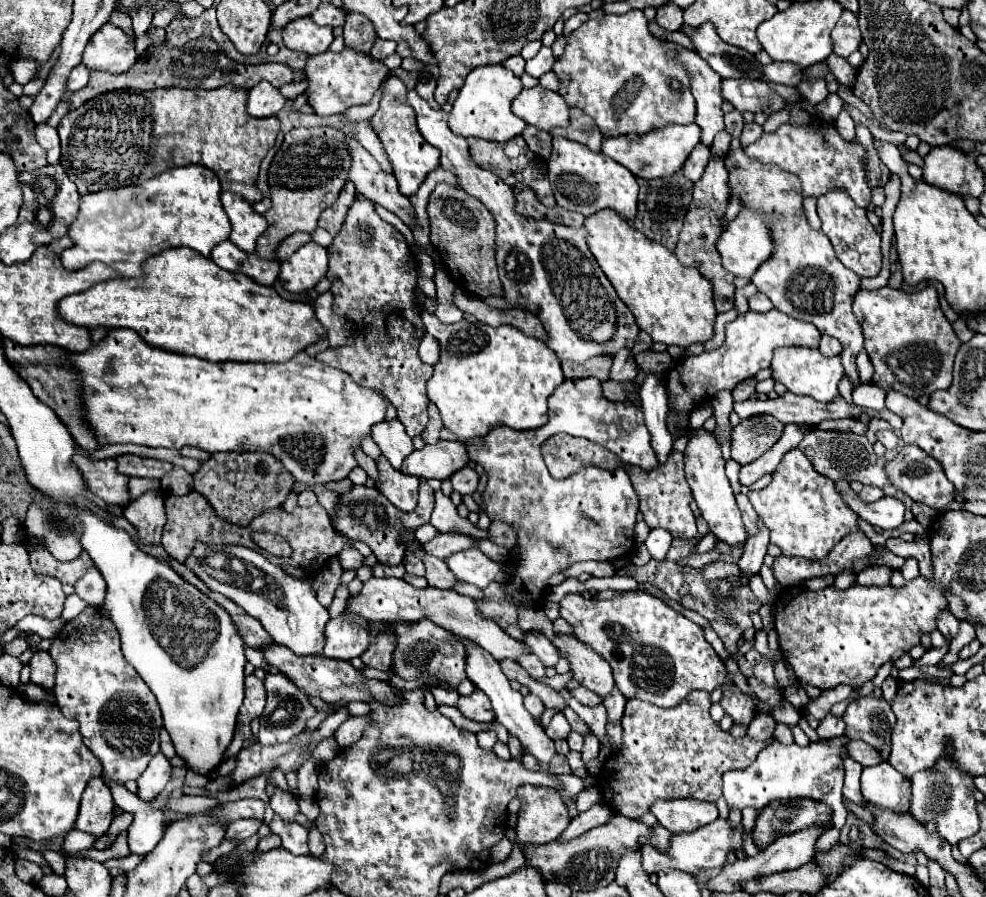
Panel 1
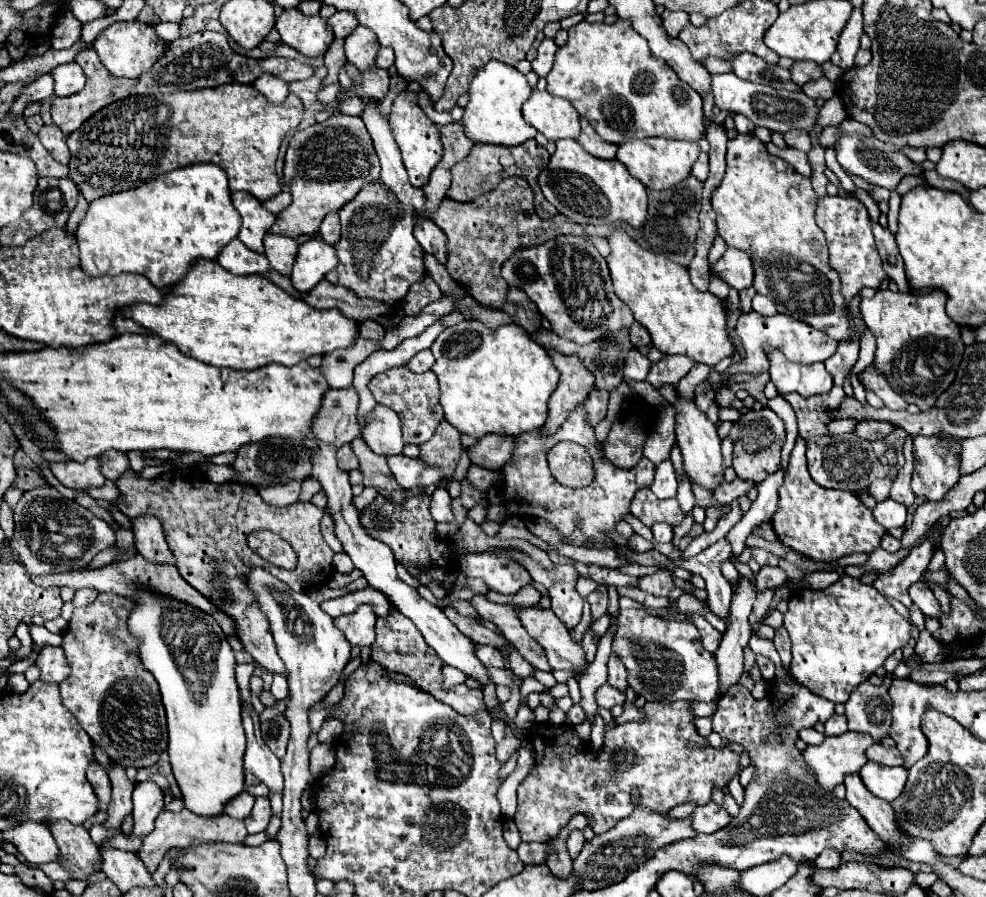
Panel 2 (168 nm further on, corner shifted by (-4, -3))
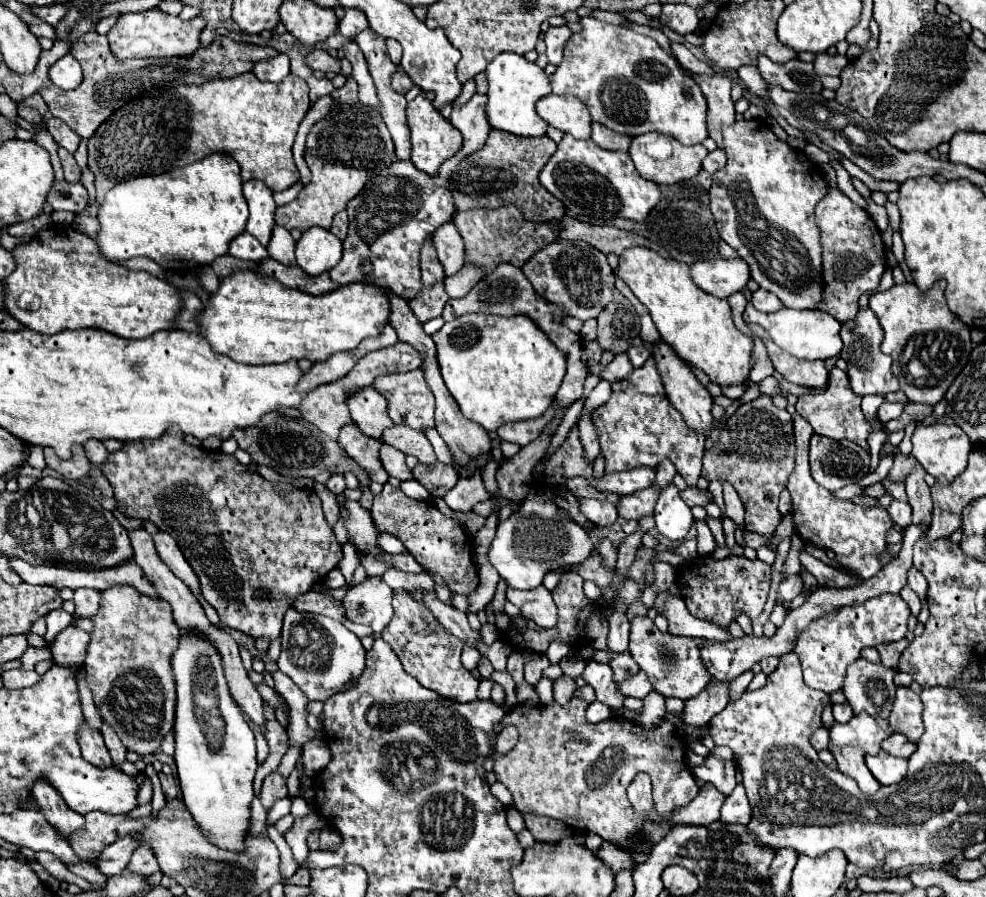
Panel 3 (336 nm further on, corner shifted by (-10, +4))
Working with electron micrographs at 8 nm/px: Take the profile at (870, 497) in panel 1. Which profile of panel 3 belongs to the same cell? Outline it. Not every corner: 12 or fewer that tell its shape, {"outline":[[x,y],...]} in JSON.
{"outline":[[896,453],[888,479],[902,483],[904,477],[914,469],[912,455],[906,457]]}

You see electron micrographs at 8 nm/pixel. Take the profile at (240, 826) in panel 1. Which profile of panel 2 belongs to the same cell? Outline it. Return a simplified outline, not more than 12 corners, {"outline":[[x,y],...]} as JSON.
{"outline":[[256,798],[244,820],[248,834],[264,832],[272,810],[268,798]]}

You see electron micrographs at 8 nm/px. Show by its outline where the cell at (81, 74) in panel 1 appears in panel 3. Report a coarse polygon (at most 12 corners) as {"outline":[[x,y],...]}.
{"outline":[[72,55],[52,65],[50,79],[60,89],[82,83],[82,67]]}

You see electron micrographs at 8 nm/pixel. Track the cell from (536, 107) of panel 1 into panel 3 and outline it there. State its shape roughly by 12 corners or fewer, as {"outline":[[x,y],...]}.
{"outline":[[542,97],[536,111],[576,139],[590,137],[592,117],[576,97]]}

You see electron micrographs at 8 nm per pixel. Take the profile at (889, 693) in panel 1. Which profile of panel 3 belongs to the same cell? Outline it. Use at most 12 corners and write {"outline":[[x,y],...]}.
{"outline":[[908,639],[878,645],[882,665],[896,667]]}

